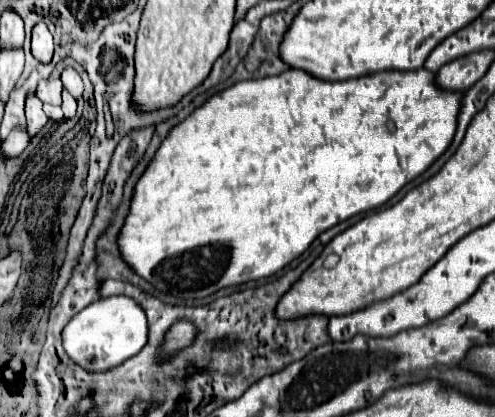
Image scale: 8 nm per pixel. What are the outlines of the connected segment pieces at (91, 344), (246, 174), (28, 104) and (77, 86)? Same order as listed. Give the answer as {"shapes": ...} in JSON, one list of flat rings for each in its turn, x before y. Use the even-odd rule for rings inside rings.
{"shapes":[[[127,296,99,298,75,314,63,328,63,350,81,368,89,372,107,372,135,356,147,344,147,316,143,308]],[[421,68,415,72,377,72,371,76,351,78,343,82,325,82,309,76,303,70,285,70,279,76,261,78,261,80,241,80,211,98,207,98,199,108,195,108,183,122,171,128,171,132,161,142,153,160,141,174,135,184,129,214,125,224,117,236,117,246,123,262,151,286,155,286,163,294,173,294,183,300,205,298,221,288,237,286,249,280,259,280,275,274,283,266,287,266,293,258,301,256,309,244,325,230,335,224,359,214,373,210,385,204,397,190,401,190,407,182,423,174,451,144,457,128,457,114,461,106,461,92,441,90,433,84,435,74]],[[35,92,27,94,25,100,25,114,27,114,27,122,29,122,29,134,35,136,45,124,47,124,47,116,43,112,43,102,37,98]],[[65,68,63,74,61,74,61,80,63,80,63,86,75,96,79,98,83,94,83,80,79,76,79,72,75,68]]]}

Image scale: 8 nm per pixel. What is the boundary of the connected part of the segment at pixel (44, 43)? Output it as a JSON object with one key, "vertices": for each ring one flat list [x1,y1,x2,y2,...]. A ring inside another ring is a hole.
{"vertices":[[37,22,33,26,31,52,33,52,33,56,39,62,43,62,43,64,51,62,51,56,53,56,53,36,51,36,51,32,49,32,49,28,47,28,45,22]]}

